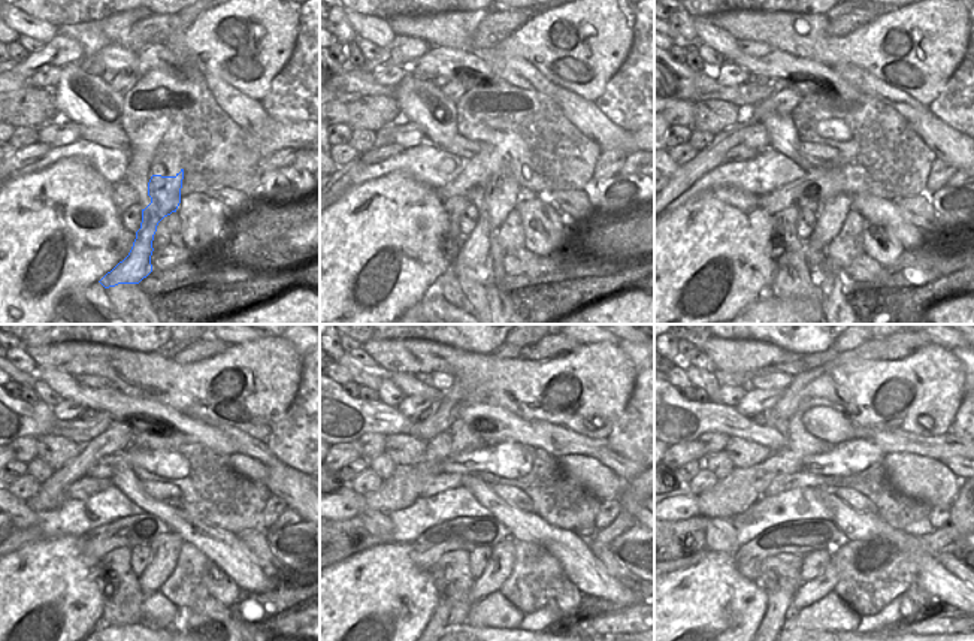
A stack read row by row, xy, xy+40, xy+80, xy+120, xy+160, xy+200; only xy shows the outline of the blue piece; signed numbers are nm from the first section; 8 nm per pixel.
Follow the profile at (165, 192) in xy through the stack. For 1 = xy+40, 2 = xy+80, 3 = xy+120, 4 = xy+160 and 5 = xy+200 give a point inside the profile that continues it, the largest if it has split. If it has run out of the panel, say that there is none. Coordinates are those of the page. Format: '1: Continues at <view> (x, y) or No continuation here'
1: Continues at xy+40 (501, 193)
2: Continues at xy+80 (829, 221)
3: Continues at xy+120 (165, 550)
4: Continues at xy+160 (499, 565)
5: Continues at xy+200 (810, 592).

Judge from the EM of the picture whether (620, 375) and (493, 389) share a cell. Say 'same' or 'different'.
same

